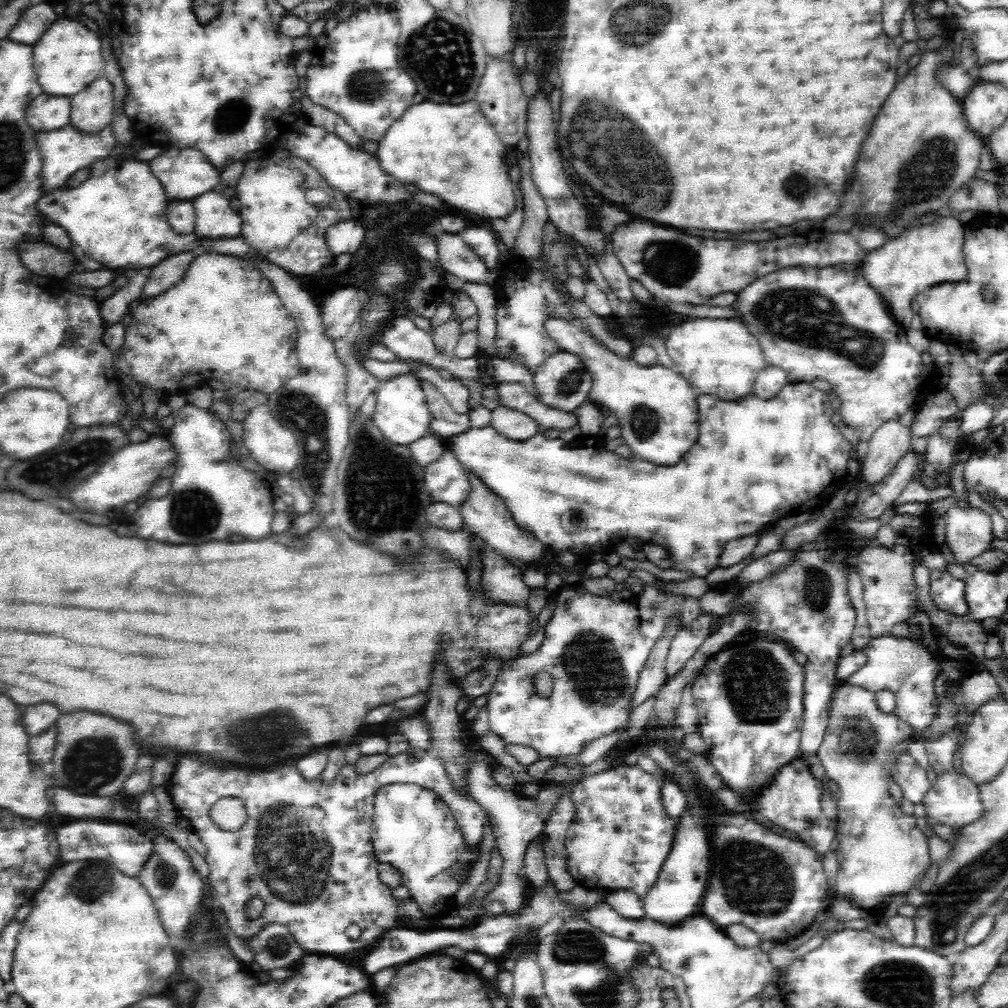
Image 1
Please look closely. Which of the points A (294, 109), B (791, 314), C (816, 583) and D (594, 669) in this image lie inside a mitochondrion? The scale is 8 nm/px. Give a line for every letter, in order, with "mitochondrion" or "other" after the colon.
A: other
B: mitochondrion
C: mitochondrion
D: mitochondrion

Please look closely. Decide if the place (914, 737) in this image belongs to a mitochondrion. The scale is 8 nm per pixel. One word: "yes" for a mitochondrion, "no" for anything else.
no

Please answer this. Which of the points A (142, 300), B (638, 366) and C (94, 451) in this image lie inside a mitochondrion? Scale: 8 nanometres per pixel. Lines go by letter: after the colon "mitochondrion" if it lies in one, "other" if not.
A: other
B: other
C: mitochondrion

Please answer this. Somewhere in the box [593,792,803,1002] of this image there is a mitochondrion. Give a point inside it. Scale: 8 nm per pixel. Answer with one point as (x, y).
(767, 885)

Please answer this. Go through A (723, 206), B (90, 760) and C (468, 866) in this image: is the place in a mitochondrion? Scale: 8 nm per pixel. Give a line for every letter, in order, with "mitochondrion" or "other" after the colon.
A: other
B: mitochondrion
C: other

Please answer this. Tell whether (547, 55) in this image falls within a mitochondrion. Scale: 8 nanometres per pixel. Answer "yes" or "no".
no

